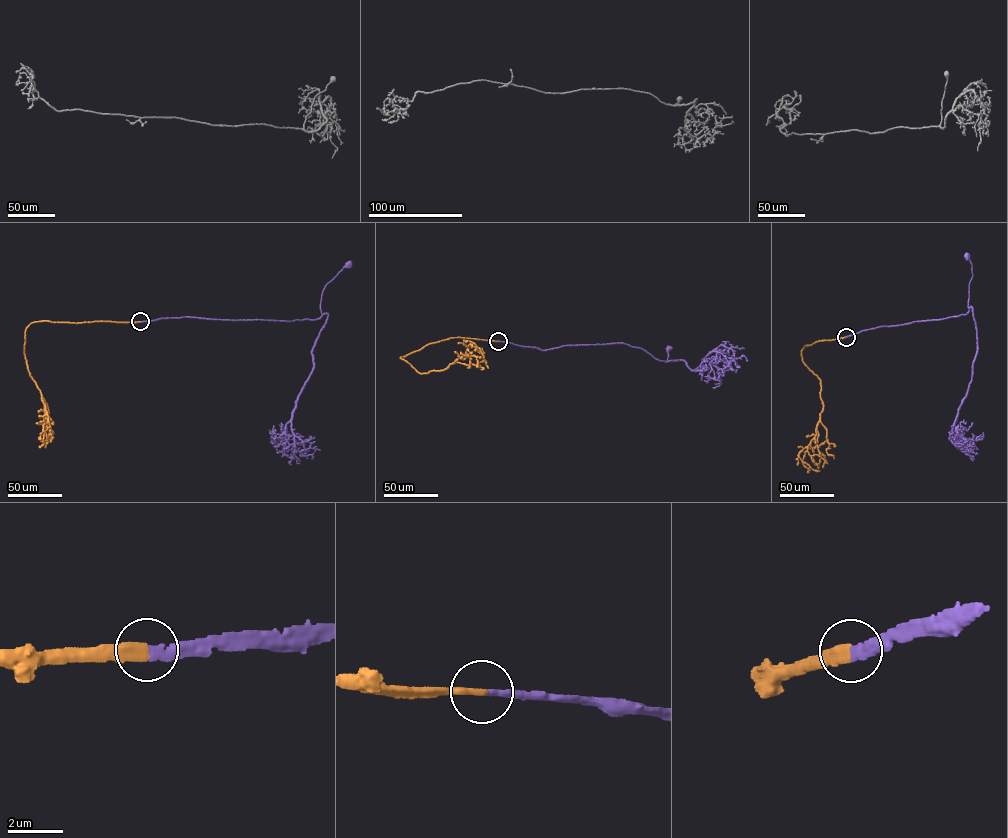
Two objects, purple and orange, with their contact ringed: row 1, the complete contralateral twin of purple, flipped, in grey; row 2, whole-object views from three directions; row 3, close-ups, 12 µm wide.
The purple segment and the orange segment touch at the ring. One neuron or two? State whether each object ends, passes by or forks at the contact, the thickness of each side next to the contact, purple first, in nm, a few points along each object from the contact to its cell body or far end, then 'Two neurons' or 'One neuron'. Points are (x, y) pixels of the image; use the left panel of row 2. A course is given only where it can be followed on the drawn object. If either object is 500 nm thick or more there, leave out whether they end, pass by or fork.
At the ring purple ends. At the ring orange ends. Thickness 280 nm (purple) against 360 nm. Course of purple: (140, 322), (183, 317), (315, 320), (322, 315), (320, 302), (324, 288), (348, 264). Course of orange: (140, 322), (42, 321), (27, 327), (25, 358), (48, 416), (43, 427), (47, 439), (45, 447). One neuron

